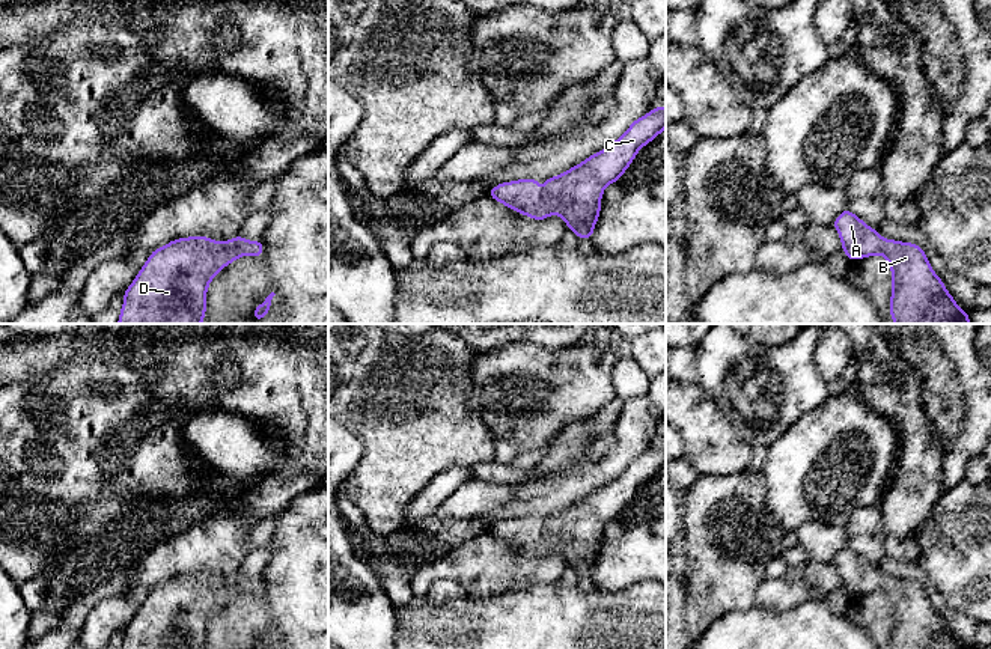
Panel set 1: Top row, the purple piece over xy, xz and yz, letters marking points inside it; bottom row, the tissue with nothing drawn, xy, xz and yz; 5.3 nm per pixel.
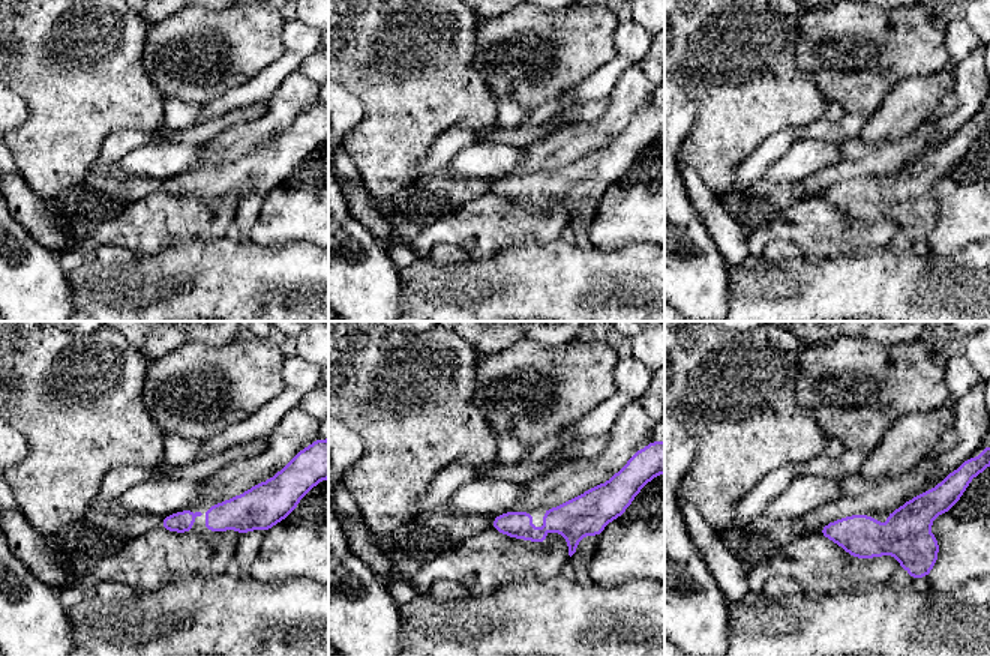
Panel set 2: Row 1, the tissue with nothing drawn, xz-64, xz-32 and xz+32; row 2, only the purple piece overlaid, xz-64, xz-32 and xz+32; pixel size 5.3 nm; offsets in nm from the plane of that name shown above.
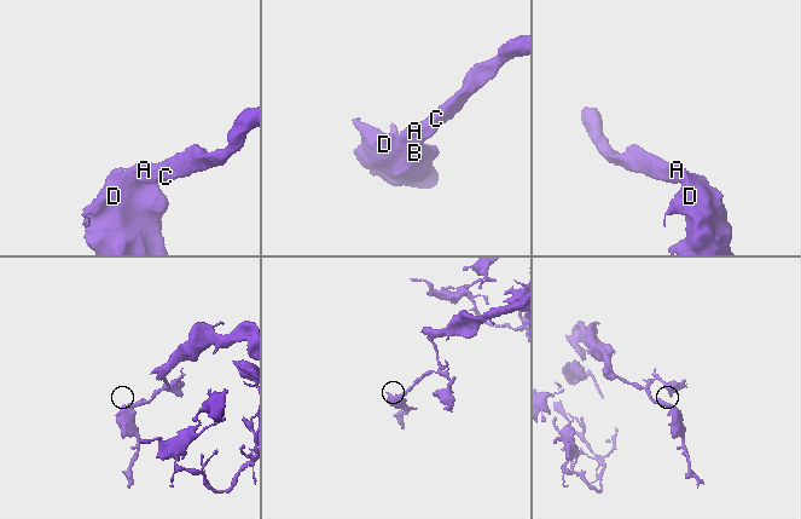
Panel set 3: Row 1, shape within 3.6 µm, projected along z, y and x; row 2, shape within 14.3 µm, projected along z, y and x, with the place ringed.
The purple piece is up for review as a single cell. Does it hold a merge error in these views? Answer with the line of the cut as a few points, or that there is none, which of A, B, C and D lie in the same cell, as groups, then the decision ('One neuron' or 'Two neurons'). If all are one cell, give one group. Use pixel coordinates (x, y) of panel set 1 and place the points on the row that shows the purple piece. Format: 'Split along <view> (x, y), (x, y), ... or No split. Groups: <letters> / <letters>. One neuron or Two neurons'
No split. Groups: A B C D. One neuron

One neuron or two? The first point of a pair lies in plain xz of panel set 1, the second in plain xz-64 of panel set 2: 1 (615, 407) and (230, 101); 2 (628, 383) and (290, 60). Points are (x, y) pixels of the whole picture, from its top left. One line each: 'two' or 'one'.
1: one
2: two

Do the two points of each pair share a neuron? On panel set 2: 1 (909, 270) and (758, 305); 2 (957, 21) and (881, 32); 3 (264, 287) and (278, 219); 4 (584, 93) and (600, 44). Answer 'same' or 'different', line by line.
1: same
2: different
3: different
4: different

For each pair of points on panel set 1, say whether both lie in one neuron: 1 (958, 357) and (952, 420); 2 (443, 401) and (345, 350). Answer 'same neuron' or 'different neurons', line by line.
1: different neurons
2: same neuron

